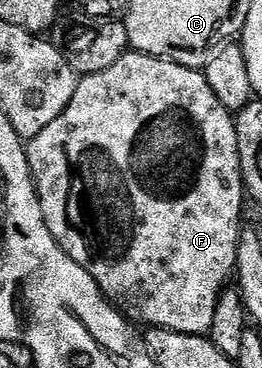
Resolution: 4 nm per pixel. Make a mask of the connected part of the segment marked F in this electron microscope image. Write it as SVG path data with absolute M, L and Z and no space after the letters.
M127 51L119 61L112 63L112 67L108 67L108 71L85 74L78 82L76 95L72 95L72 103L68 103L68 107L64 107L64 111L56 115L56 119L52 119L52 123L48 123L48 127L44 127L40 135L33 137L25 150L48 231L52 231L62 250L76 259L76 263L80 263L80 267L84 267L84 271L88 271L92 279L96 279L100 291L110 304L127 321L139 326L142 324L142 327L180 331L188 335L209 334L212 319L216 316L216 303L222 298L222 290L227 288L229 281L226 280L229 277L231 280L234 273L238 235L244 225L244 186L234 117L224 107L224 103L220 103L220 99L212 95L212 87L208 87L205 72L147 53Z

